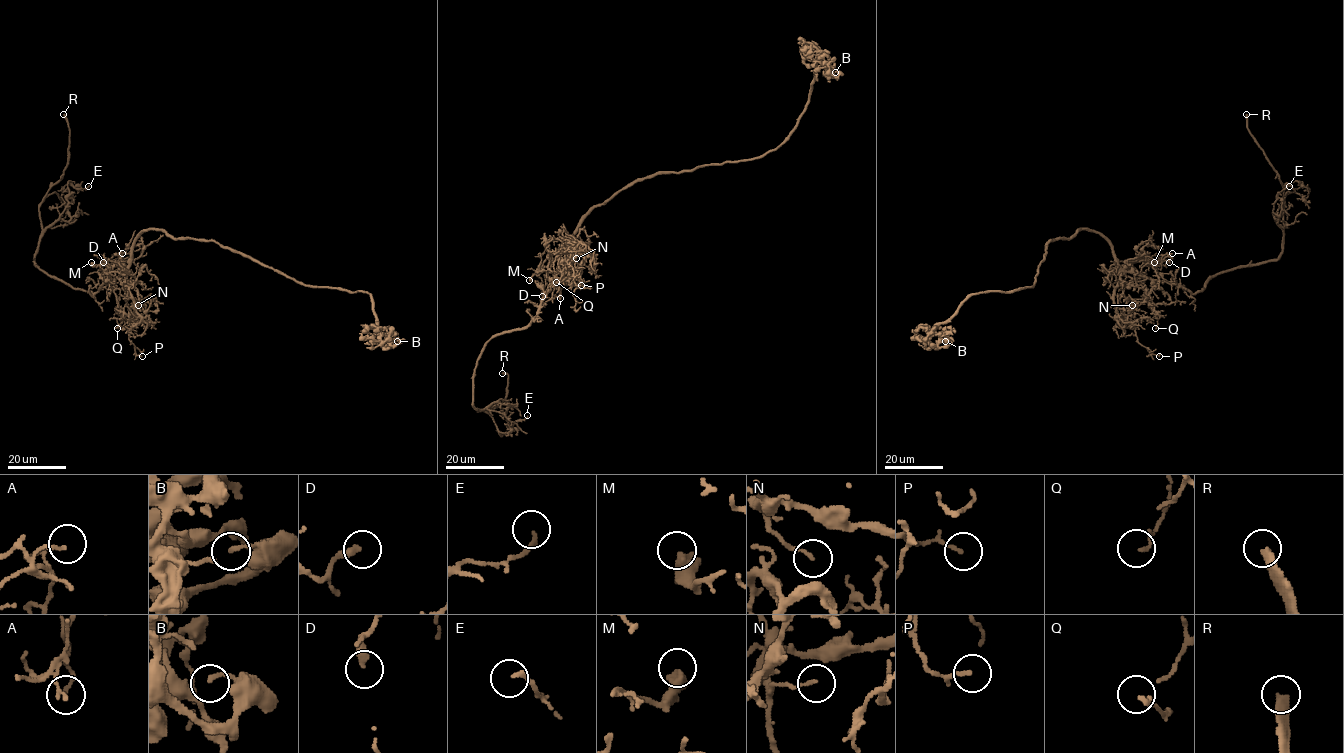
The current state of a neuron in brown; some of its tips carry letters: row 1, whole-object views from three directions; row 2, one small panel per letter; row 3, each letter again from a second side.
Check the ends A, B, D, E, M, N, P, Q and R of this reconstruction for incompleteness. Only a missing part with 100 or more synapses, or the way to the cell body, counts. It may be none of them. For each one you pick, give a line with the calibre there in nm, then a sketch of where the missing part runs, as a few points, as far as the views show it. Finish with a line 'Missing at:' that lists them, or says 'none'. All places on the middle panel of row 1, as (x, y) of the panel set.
R: Thickness 400 nm
Missing at: R

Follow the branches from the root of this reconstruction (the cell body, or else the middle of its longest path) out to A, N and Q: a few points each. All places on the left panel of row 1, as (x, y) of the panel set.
A: (134, 241), (131, 263), (125, 268), (119, 262), (121, 257), (122, 262), (122, 253)
N: (134, 241), (127, 270), (127, 285), (133, 301), (138, 305)
Q: (134, 241), (127, 271), (110, 273), (109, 285), (122, 314), (117, 328)

